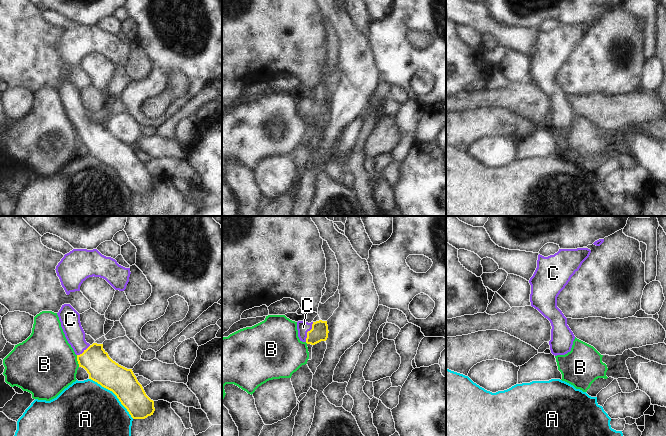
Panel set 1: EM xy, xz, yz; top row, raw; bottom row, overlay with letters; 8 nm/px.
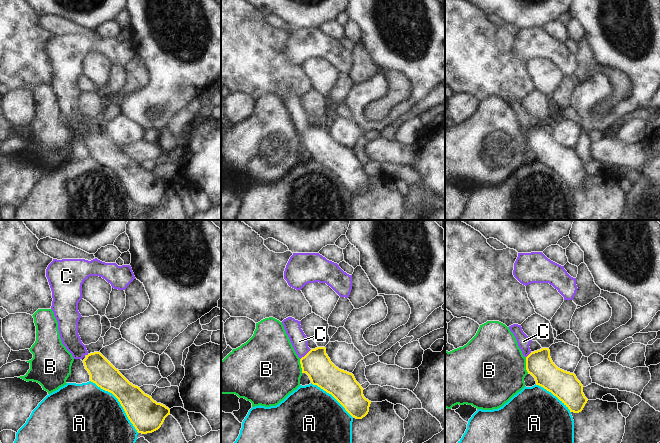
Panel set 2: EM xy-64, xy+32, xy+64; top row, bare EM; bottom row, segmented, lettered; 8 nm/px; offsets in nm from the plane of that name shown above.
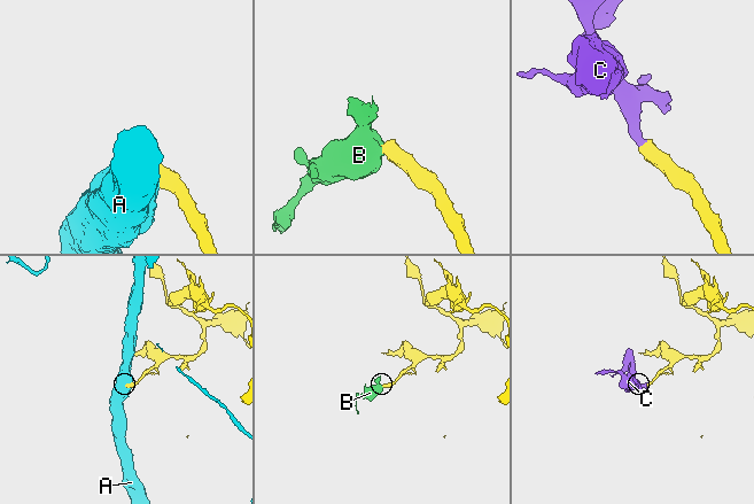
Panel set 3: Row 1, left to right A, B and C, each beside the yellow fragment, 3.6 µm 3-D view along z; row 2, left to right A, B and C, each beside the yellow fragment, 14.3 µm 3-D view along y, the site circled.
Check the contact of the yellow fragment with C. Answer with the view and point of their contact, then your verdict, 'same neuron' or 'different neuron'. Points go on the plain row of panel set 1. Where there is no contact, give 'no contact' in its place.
xz (307, 108) | same neuron

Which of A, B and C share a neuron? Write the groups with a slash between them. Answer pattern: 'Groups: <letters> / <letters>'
Groups: A / B / C

